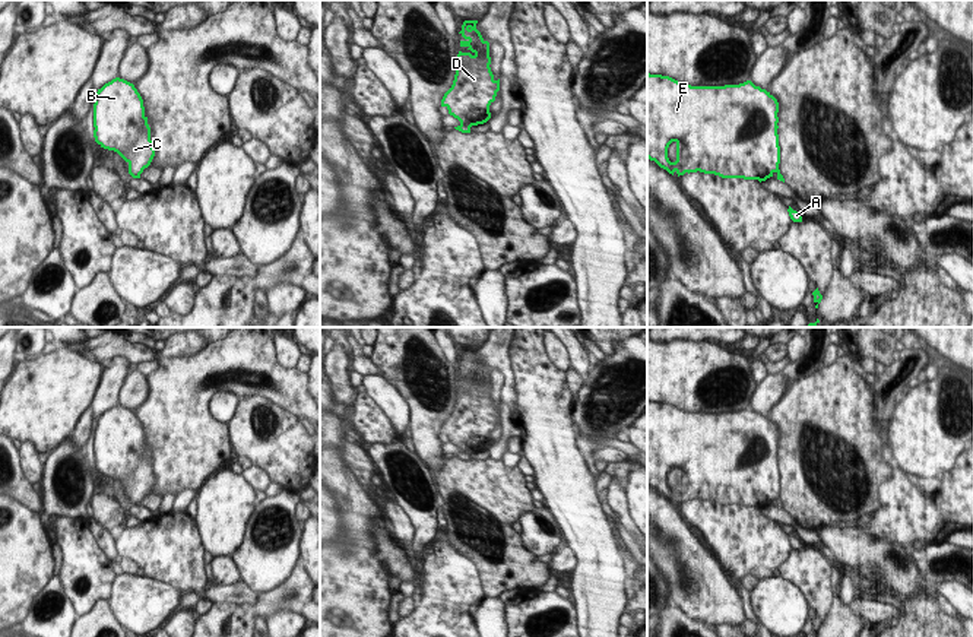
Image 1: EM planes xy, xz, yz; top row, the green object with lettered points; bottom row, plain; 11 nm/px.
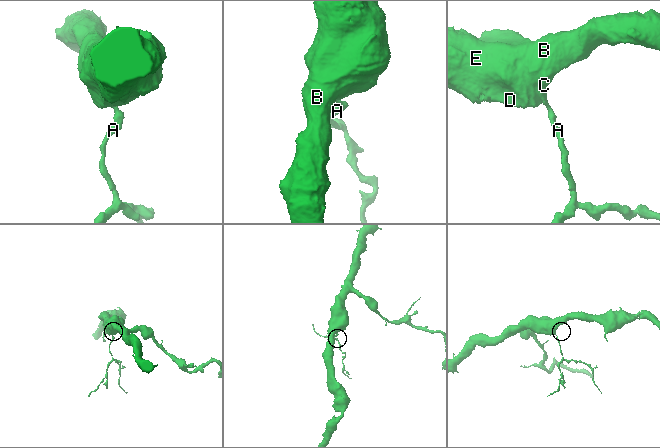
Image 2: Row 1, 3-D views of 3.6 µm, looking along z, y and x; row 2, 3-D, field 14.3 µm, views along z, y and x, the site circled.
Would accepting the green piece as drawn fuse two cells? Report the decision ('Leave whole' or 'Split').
Leave whole

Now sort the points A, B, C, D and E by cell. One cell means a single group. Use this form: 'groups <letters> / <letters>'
groups A B C D E

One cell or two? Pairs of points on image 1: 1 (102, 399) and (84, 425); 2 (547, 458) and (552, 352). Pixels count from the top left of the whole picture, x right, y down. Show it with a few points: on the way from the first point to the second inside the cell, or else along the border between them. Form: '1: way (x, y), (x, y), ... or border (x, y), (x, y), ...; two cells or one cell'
1: border (89, 406), (95, 421); two cells
2: border (542, 342), (547, 357), (564, 371); two cells

